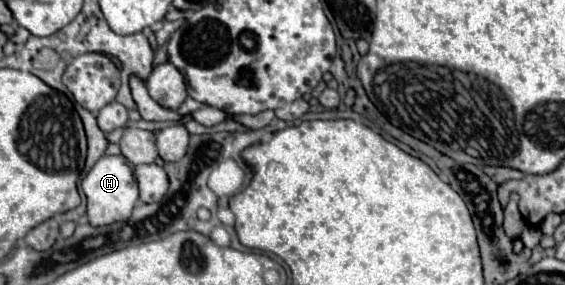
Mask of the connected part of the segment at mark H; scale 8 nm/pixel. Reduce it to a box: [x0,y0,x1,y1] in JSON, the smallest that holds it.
[82,155,138,227]

